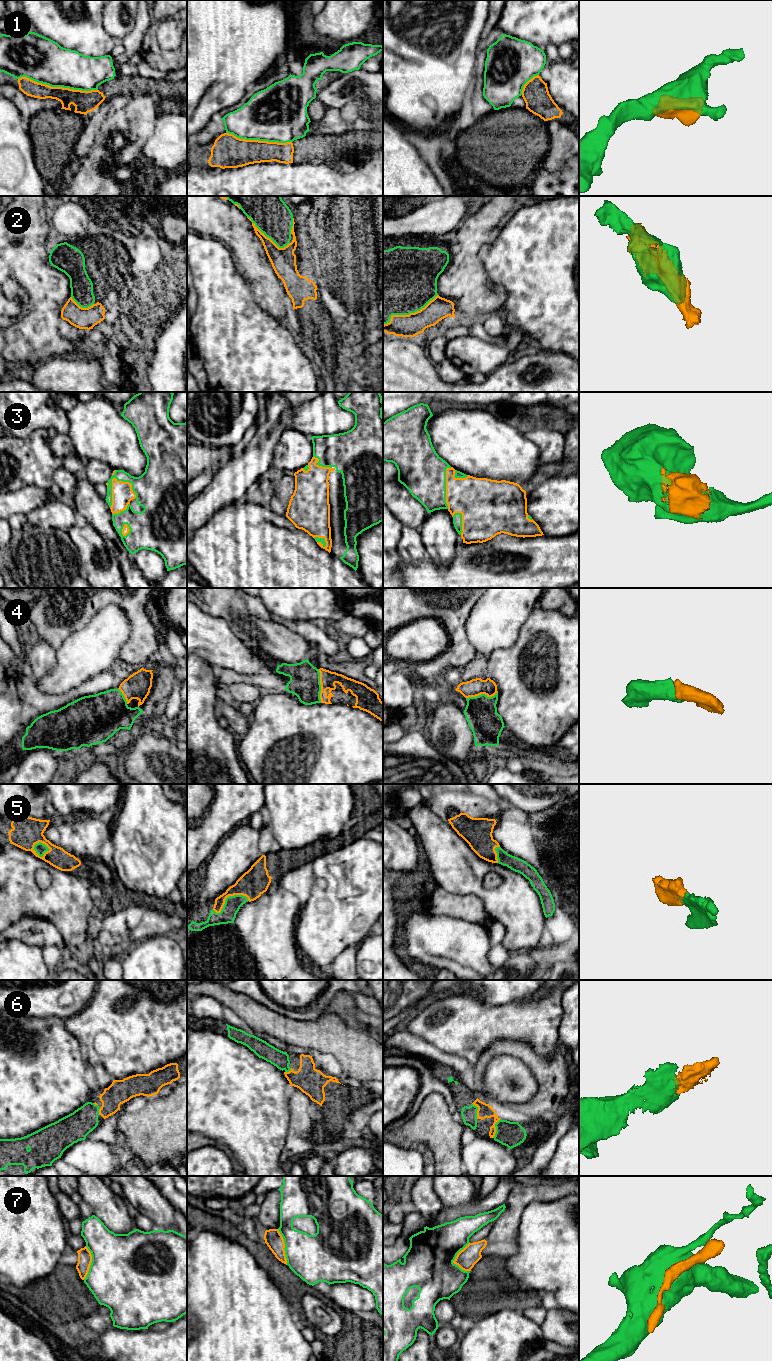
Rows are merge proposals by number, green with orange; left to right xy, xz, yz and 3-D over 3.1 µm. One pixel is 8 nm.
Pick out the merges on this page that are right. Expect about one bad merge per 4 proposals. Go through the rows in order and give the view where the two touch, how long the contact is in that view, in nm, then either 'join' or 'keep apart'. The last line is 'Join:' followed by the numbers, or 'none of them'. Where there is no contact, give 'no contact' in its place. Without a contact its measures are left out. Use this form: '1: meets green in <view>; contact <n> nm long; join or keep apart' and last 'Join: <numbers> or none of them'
1: meets green in xy; contact 650 nm long; keep apart
2: meets green in yz; contact 500 nm long; join
3: meets green in xy; contact 260 nm long; join
4: meets green in xz; contact 280 nm long; join
5: meets green in xz; contact 300 nm long; join
6: meets green in yz; contact 160 nm long; join
7: meets green in yz; contact 240 nm long; keep apart
Join: 2, 3, 4, 5, 6

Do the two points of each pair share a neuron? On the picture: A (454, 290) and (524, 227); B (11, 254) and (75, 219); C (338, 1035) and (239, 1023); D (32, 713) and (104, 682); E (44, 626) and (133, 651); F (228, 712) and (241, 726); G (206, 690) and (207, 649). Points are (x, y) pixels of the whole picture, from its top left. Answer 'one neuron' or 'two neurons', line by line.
A: two neurons
B: two neurons
C: two neurons
D: one neuron
E: one neuron
F: one neuron
G: two neurons

